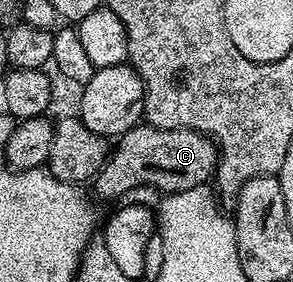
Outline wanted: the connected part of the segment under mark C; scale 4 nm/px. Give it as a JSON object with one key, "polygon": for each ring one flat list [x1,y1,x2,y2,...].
{"polygon":[[137,125,131,127,124,135,119,136,117,143,120,144,117,147,115,144,111,148,108,160,104,162,102,169,94,180,97,193,104,199,112,199,112,201,119,200,120,195,126,193,128,189,134,188,134,186,156,187,161,193,203,187,216,173,218,148,201,131,191,131,190,129,162,129,161,127]]}

